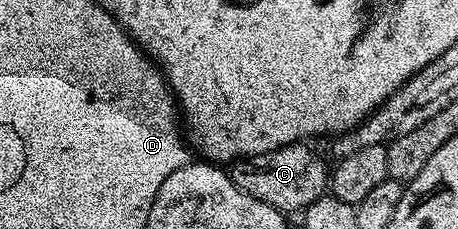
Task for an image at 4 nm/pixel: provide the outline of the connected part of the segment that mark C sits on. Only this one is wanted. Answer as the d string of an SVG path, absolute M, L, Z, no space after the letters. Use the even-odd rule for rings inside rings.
M307 144L282 146L268 154L258 154L242 159L230 167L231 179L249 196L273 208L302 212L309 204L324 197L329 190L329 166L319 154L314 154Z

